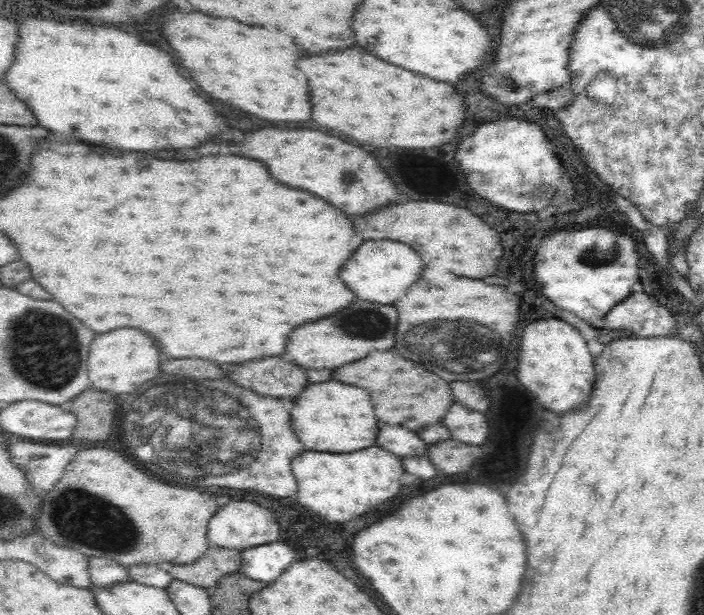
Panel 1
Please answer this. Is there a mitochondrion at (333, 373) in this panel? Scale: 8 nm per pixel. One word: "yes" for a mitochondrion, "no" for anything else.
no

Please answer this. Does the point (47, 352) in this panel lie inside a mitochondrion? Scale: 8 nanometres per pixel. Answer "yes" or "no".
yes

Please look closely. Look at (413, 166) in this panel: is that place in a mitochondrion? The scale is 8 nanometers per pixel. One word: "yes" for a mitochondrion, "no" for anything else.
no

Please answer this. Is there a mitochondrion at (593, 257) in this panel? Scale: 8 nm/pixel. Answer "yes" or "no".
yes

